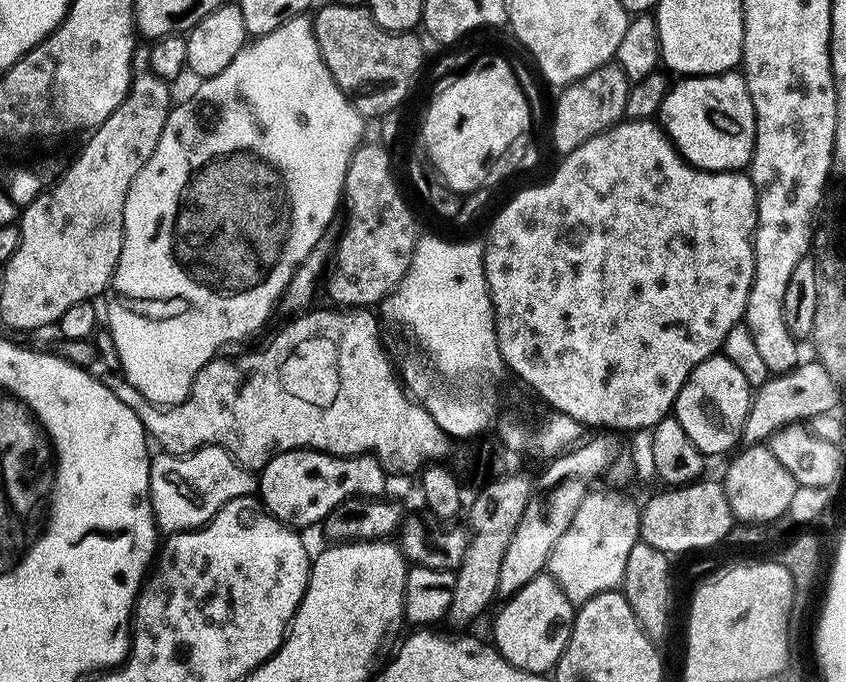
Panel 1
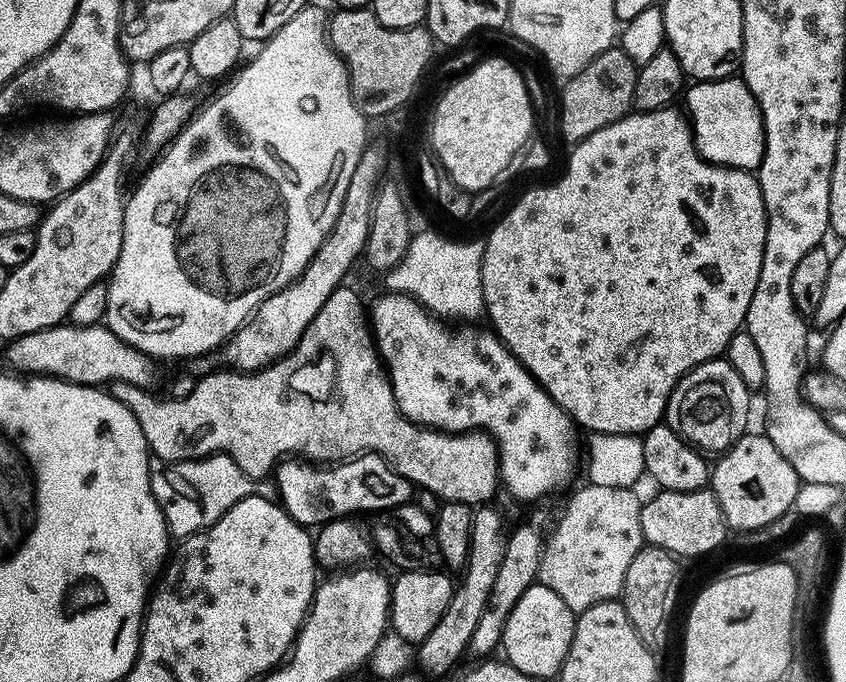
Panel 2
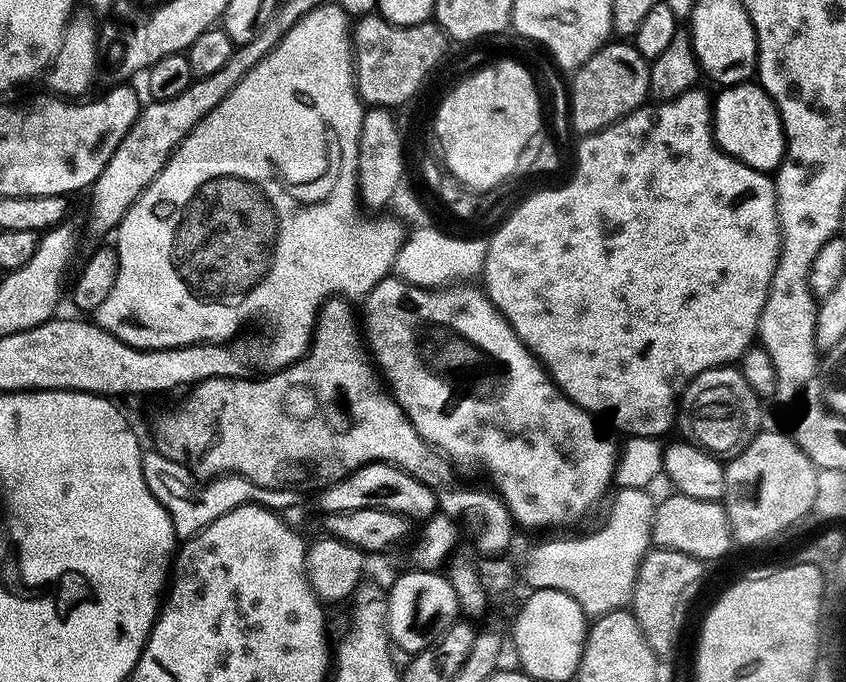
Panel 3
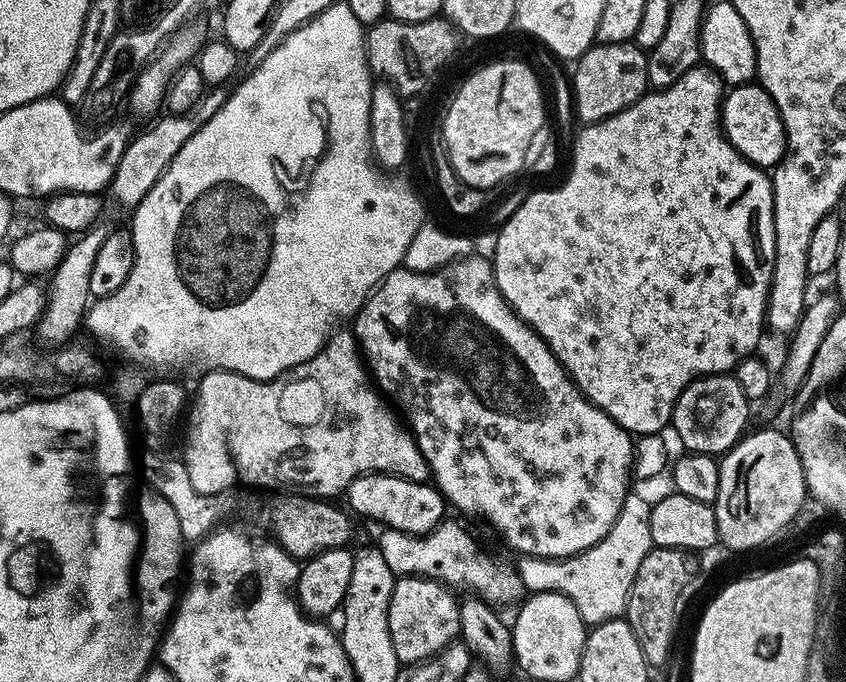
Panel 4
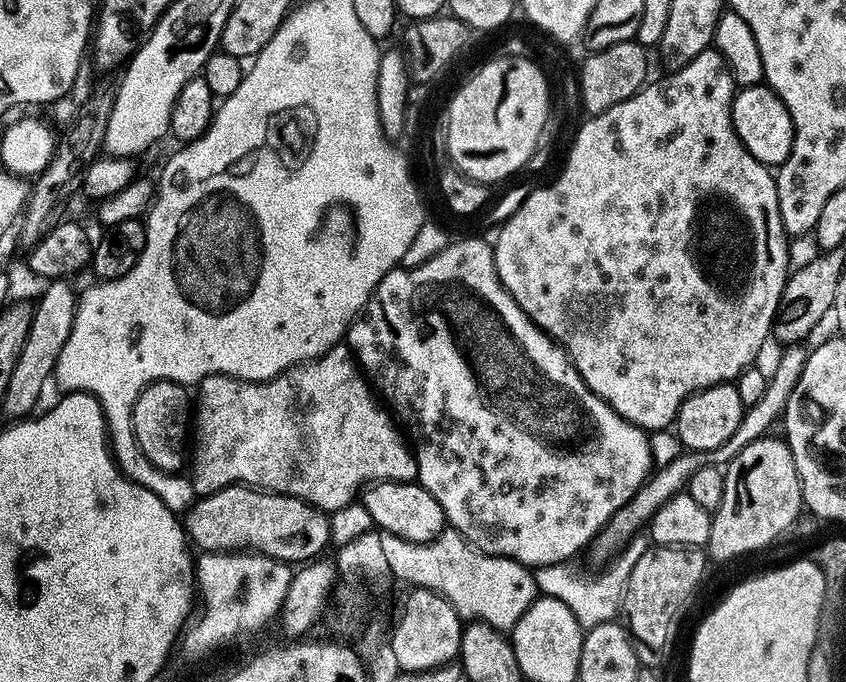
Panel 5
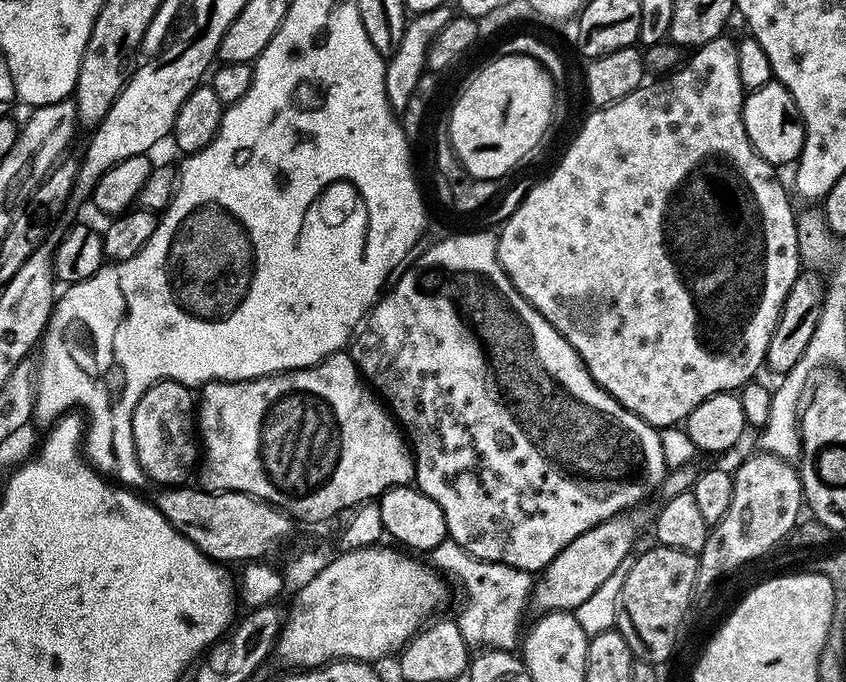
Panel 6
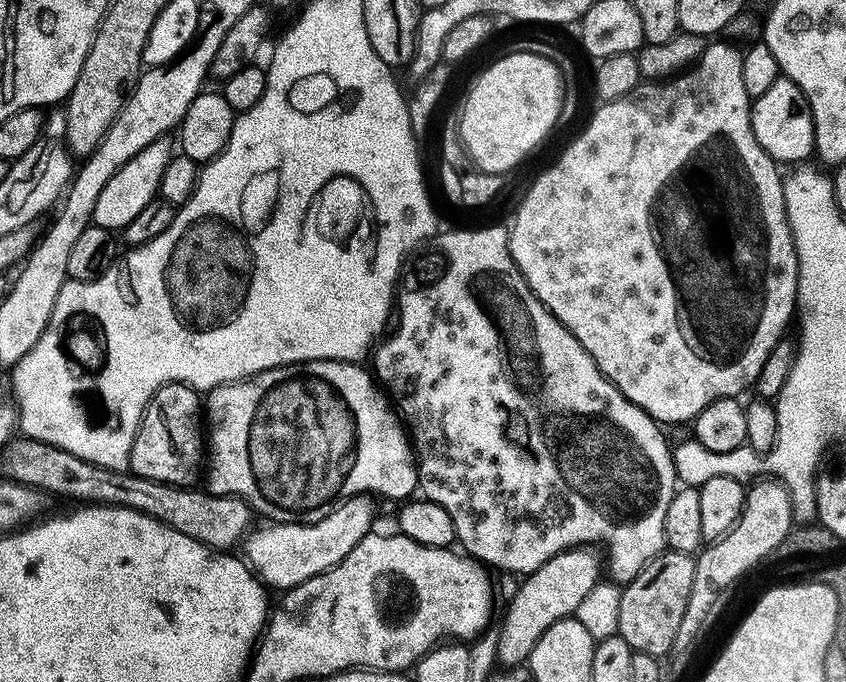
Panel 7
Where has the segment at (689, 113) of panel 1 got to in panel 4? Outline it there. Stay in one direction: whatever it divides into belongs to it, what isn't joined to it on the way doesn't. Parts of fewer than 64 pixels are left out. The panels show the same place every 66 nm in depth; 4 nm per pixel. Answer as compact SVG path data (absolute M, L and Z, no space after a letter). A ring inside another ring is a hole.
M763 86L732 88L724 98L722 123L729 142L758 168L775 169L788 151L788 136L784 133L780 111Z

